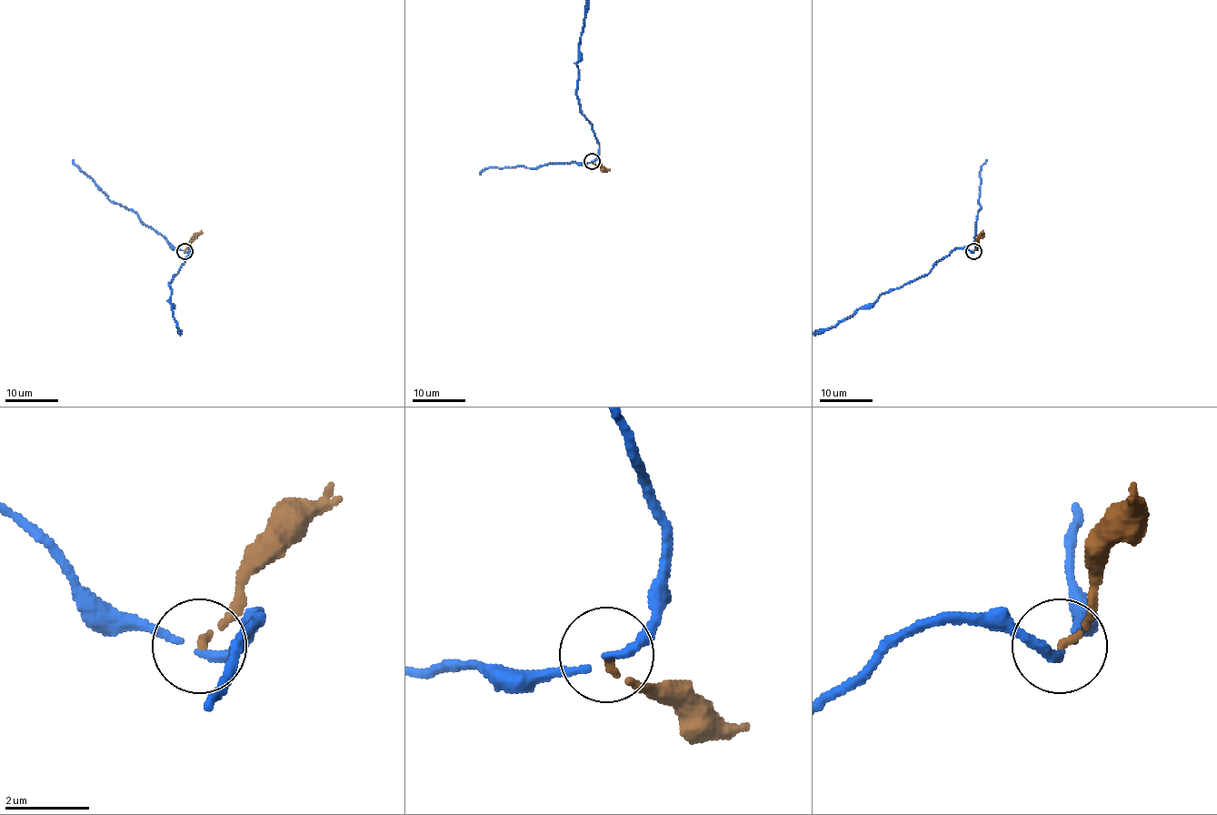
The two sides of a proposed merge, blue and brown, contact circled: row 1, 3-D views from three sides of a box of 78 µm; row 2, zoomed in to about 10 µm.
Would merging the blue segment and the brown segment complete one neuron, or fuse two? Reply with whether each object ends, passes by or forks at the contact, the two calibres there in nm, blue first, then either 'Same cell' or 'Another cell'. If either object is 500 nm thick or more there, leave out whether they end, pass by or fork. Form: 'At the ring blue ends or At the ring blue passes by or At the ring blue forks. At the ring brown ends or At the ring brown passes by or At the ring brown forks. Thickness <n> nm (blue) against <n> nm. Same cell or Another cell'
At the ring blue passes by. At the ring brown ends. Thickness 170 nm (blue) against 160 nm. Another cell

